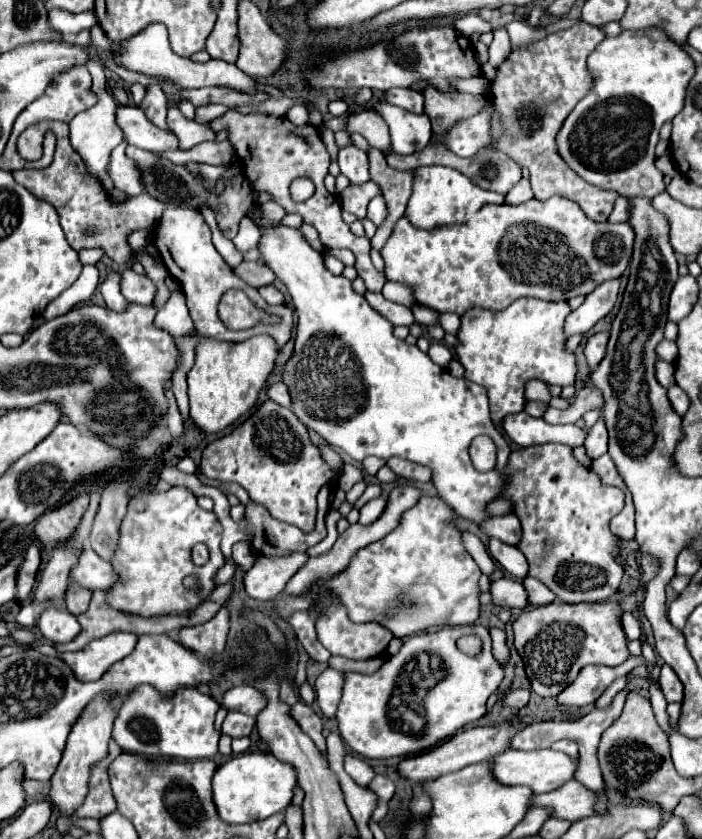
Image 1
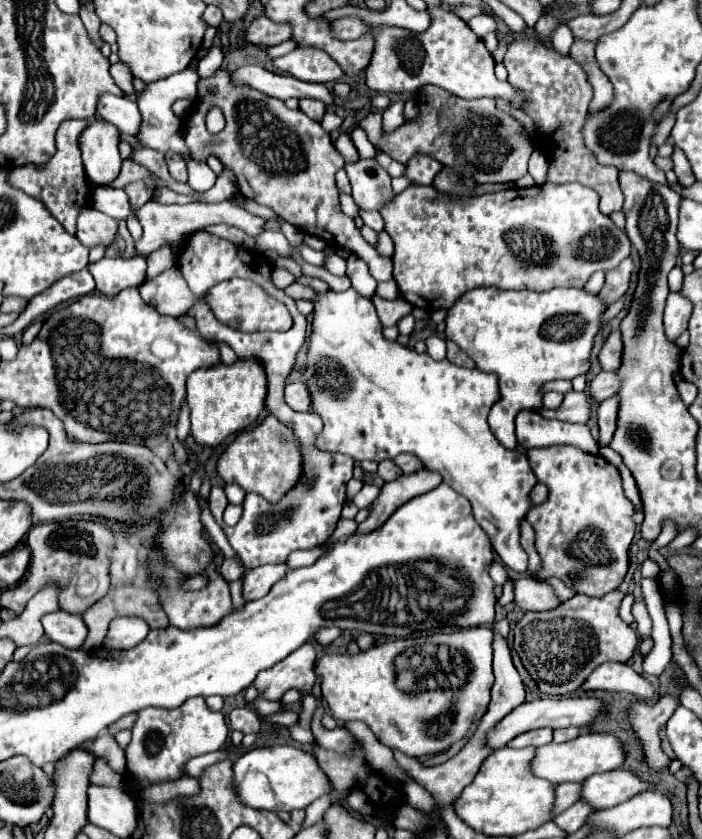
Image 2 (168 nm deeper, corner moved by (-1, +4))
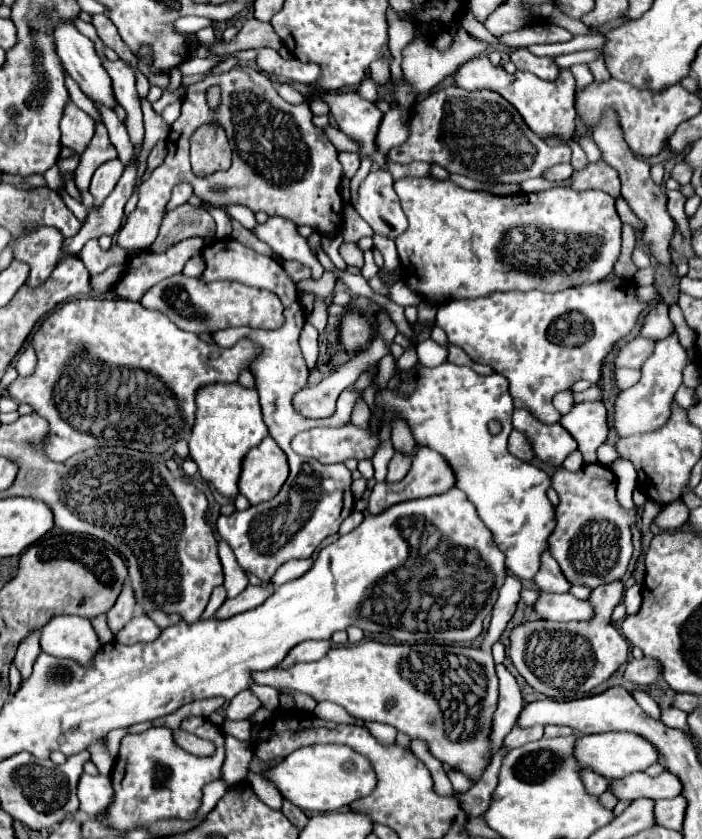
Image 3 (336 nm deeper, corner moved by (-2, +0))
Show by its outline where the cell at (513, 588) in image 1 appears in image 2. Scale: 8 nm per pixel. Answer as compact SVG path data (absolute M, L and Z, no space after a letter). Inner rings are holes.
M527 576L515 582L515 604L523 608L525 612L527 610L543 612L543 610L557 608L561 600L557 598L555 590L545 580Z

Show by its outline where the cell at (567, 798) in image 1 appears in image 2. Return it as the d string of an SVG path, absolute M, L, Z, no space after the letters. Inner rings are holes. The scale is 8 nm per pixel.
M611 770L603 774L595 774L583 782L583 800L587 800L593 810L605 810L613 808L621 802L627 802L627 792L645 792L649 790L649 784L629 772L629 770Z

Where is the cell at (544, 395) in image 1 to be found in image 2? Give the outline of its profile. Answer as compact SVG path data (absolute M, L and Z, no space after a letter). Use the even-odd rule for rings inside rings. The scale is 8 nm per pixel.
M554 380L544 384L541 392L545 394L549 391L558 391L566 394L569 390L571 390L571 380Z

